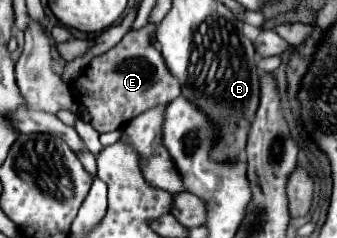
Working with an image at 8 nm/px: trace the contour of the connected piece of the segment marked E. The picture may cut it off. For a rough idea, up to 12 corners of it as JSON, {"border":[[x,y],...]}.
{"border":[[128,31],[70,85],[98,133],[180,97],[152,43]]}

